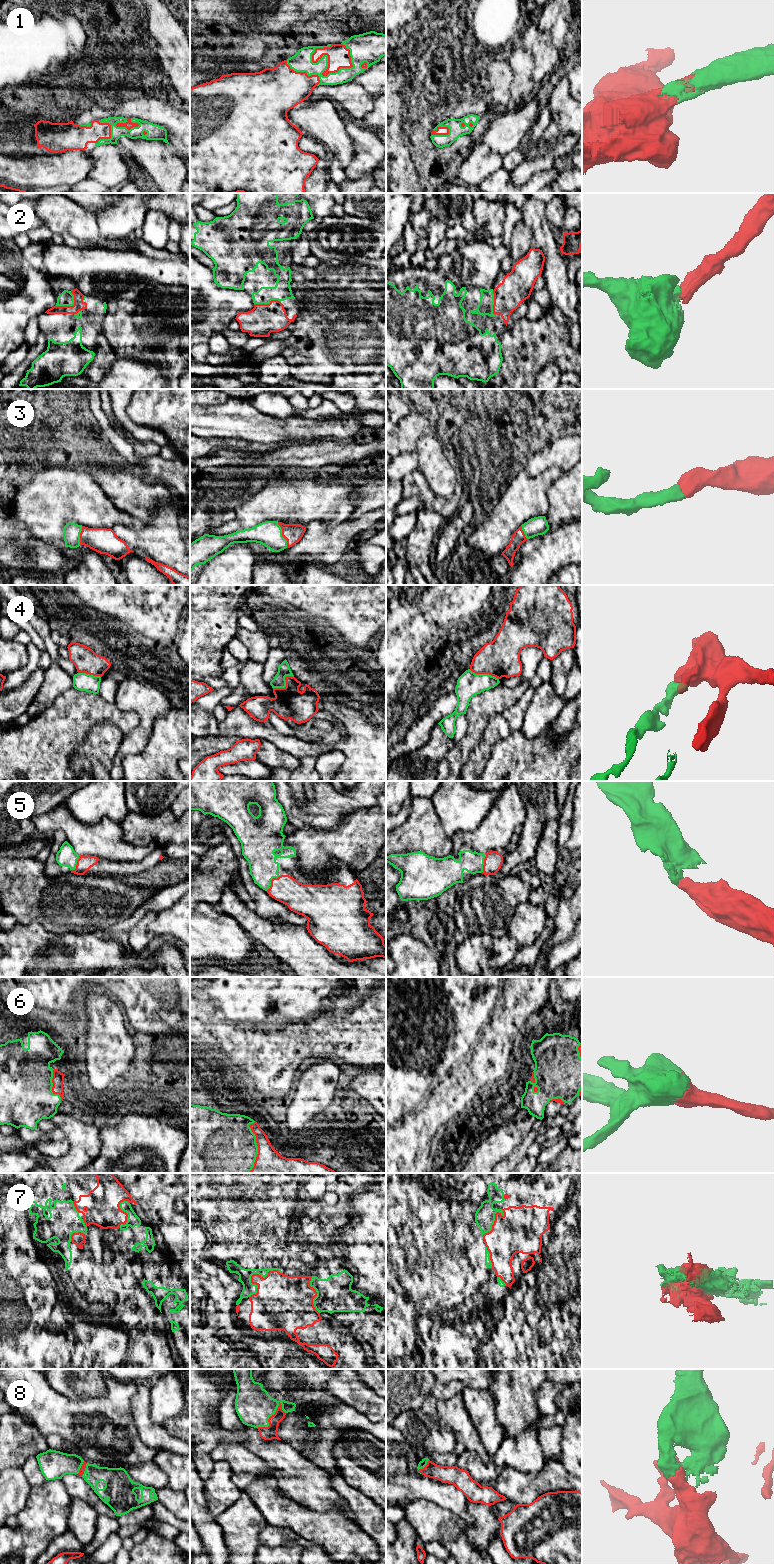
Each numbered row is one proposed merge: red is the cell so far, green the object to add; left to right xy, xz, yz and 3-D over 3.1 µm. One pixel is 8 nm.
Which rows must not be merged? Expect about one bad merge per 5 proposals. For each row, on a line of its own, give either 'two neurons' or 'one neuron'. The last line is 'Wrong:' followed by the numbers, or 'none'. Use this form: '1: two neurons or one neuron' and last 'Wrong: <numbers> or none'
1: one neuron
2: one neuron
3: one neuron
4: two neurons
5: one neuron
6: one neuron
7: one neuron
8: one neuron
Wrong: 4

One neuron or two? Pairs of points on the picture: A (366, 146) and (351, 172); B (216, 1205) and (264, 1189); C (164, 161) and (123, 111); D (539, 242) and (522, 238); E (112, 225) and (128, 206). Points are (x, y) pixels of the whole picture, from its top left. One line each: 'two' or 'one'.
A: one
B: one
C: two
D: two
E: one

